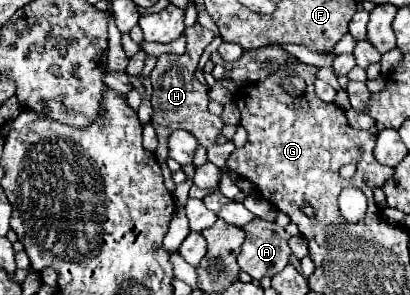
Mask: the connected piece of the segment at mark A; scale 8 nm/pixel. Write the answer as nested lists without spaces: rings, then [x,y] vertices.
[[[256,218],[252,224],[244,226],[244,232],[246,240],[242,244],[242,252],[238,254],[238,264],[252,278],[272,278],[288,264],[292,254],[288,246],[290,234],[276,222],[270,224]]]

